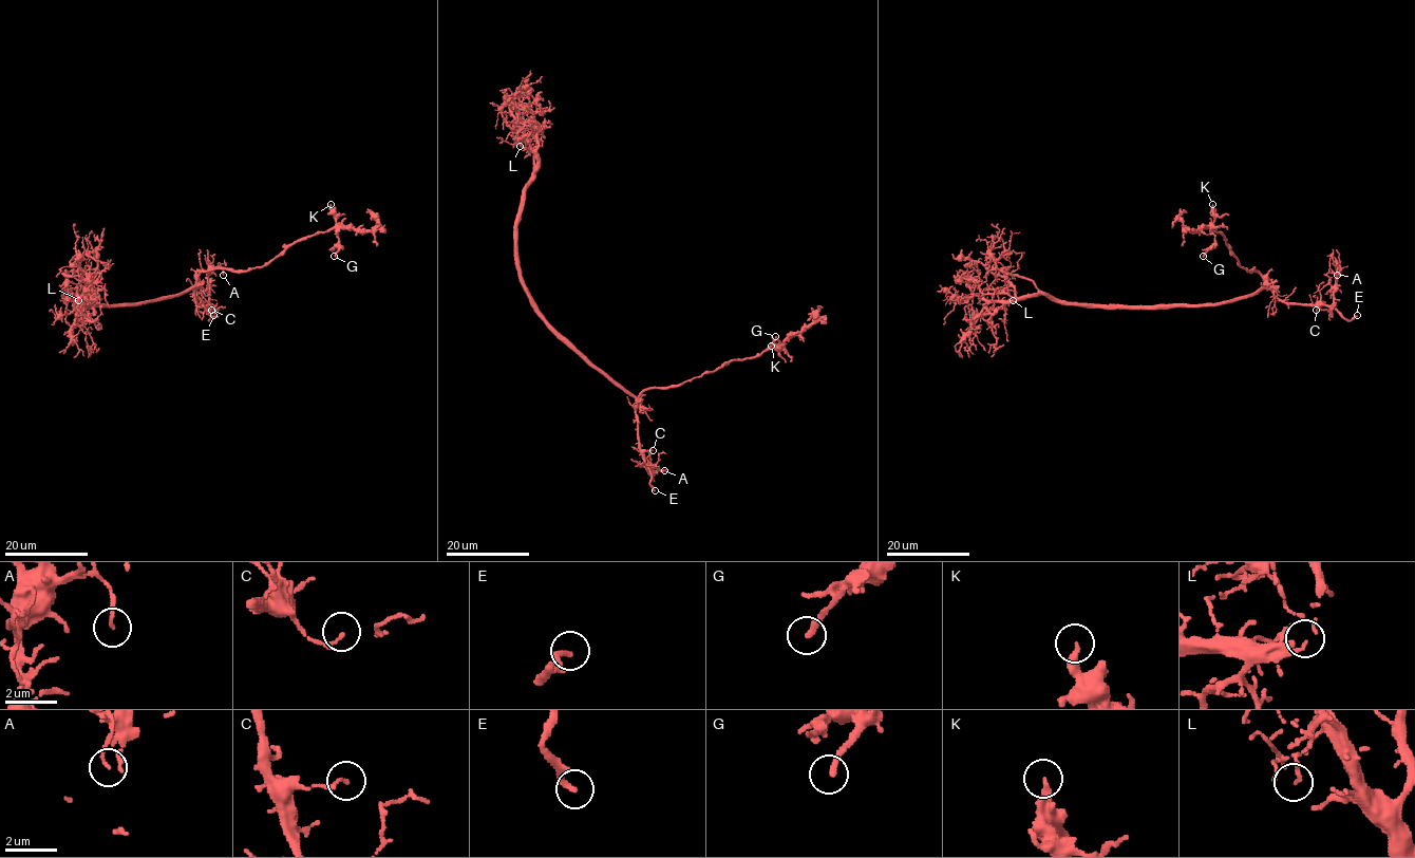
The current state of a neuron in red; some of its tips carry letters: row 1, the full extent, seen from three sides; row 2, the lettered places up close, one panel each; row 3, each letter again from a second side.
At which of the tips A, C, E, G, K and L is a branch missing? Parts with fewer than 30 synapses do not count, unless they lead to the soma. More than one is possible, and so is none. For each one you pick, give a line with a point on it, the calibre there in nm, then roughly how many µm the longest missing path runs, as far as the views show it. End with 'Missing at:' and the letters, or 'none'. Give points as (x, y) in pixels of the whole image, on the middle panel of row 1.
E: place (655, 490); calibre 240 nm; missing 50 µm
Missing at: E

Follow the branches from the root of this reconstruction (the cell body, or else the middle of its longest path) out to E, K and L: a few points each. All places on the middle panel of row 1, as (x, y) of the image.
E: (574, 349), (636, 398), (638, 445), (651, 473), (649, 484), (655, 490)
K: (574, 349), (636, 397), (645, 390), (674, 388), (733, 359), (755, 357), (776, 347), (771, 346)
L: (574, 349), (541, 313), (519, 265), (516, 213), (523, 189), (538, 163), (535, 150), (525, 138), (520, 146)

